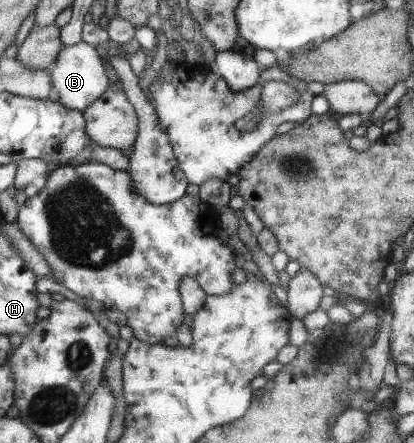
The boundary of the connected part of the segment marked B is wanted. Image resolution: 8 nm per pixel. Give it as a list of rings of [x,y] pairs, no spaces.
[[[79,42],[70,45],[59,52],[58,61],[50,69],[50,77],[54,88],[54,97],[68,109],[85,112],[93,101],[96,101],[108,88],[108,78],[105,67],[101,64],[101,57],[93,45]]]

